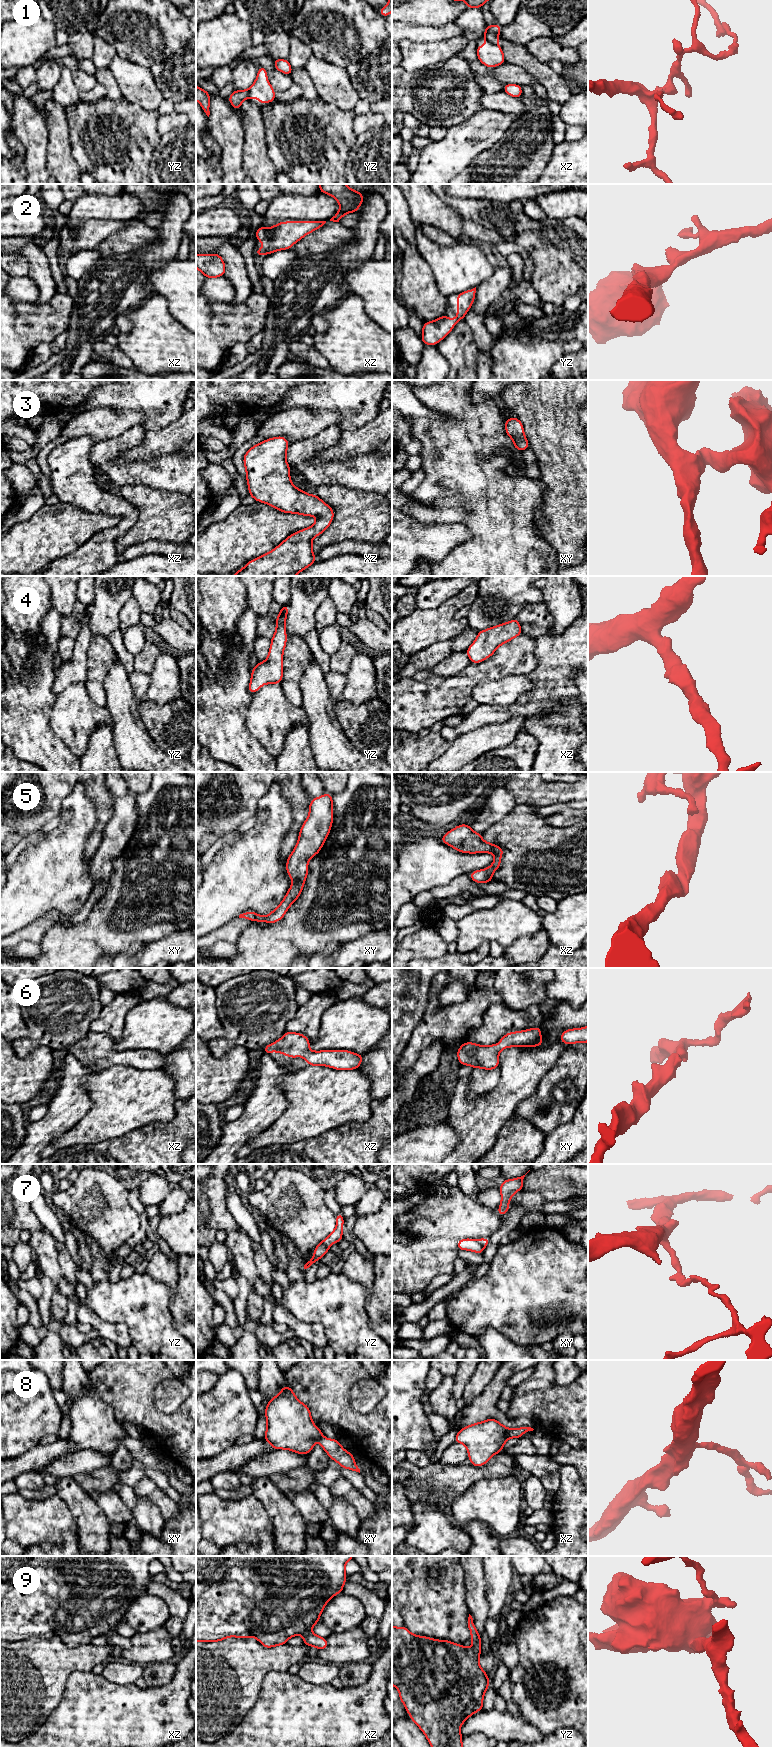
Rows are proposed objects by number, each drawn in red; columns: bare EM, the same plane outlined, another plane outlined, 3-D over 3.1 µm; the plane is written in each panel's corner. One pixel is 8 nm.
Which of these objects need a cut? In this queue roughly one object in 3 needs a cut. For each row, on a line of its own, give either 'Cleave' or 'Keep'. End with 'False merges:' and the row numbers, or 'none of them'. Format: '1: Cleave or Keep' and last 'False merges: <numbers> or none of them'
1: Cleave
2: Keep
3: Keep
4: Keep
5: Keep
6: Keep
7: Cleave
8: Keep
9: Keep
False merges: 1, 7

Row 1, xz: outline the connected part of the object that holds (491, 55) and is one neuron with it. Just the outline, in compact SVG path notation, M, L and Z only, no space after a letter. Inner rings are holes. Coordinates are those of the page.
M482 35L482 37L486 39L485 35ZM487 39L484 45L476 46L476 50L477 58L483 65L489 68L496 67L506 62L502 48Z

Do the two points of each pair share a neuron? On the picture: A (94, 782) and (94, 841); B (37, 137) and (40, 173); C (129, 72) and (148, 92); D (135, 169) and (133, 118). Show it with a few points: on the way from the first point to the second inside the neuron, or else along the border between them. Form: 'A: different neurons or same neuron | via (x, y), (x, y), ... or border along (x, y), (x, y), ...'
A: same neuron | via (101, 797), (102, 821), (100, 826)
B: same neuron | via (37, 146), (37, 164)
C: same neuron | via (132, 77), (143, 88)
D: same neuron | via (131, 156), (131, 151), (127, 145), (128, 131)

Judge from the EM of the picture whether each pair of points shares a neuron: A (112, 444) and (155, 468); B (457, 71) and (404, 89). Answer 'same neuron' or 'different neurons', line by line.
A: same neuron
B: same neuron

